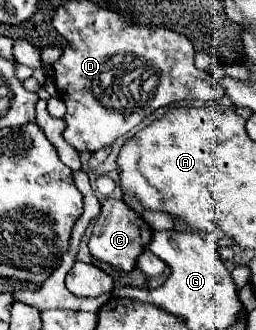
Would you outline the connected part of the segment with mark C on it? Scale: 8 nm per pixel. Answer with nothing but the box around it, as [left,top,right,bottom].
[88,198,152,272]

